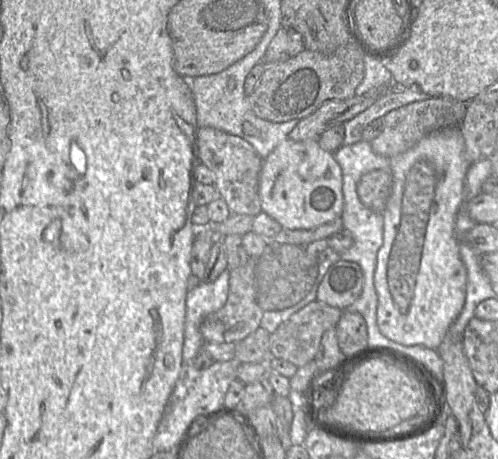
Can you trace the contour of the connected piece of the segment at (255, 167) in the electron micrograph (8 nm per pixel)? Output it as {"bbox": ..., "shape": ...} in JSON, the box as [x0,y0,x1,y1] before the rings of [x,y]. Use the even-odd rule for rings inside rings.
{"bbox":[198,127,263,216],"shape":[[[212,127],[198,128],[199,161],[209,168],[215,177],[215,187],[225,200],[232,214],[257,216],[262,212],[261,200],[258,193],[259,177],[263,160],[254,147],[246,140]]]}

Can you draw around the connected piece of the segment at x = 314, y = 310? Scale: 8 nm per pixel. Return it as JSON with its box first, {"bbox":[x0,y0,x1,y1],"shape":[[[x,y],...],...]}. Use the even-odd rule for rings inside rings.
{"bbox":[270,300,342,368],"shape":[[[316,300],[311,302],[283,321],[270,335],[270,357],[288,361],[298,368],[305,366],[315,358],[325,331],[335,328],[342,314],[339,308]]]}

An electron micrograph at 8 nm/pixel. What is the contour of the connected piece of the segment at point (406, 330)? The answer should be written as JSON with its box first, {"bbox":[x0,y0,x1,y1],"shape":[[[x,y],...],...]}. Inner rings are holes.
{"bbox":[374,126,471,349],"shape":[[[459,126],[421,139],[414,147],[389,159],[393,184],[383,216],[383,244],[377,253],[374,285],[378,297],[377,324],[381,333],[405,346],[437,349],[465,304],[467,270],[460,256],[455,222],[464,204],[464,183],[471,166]]]}

